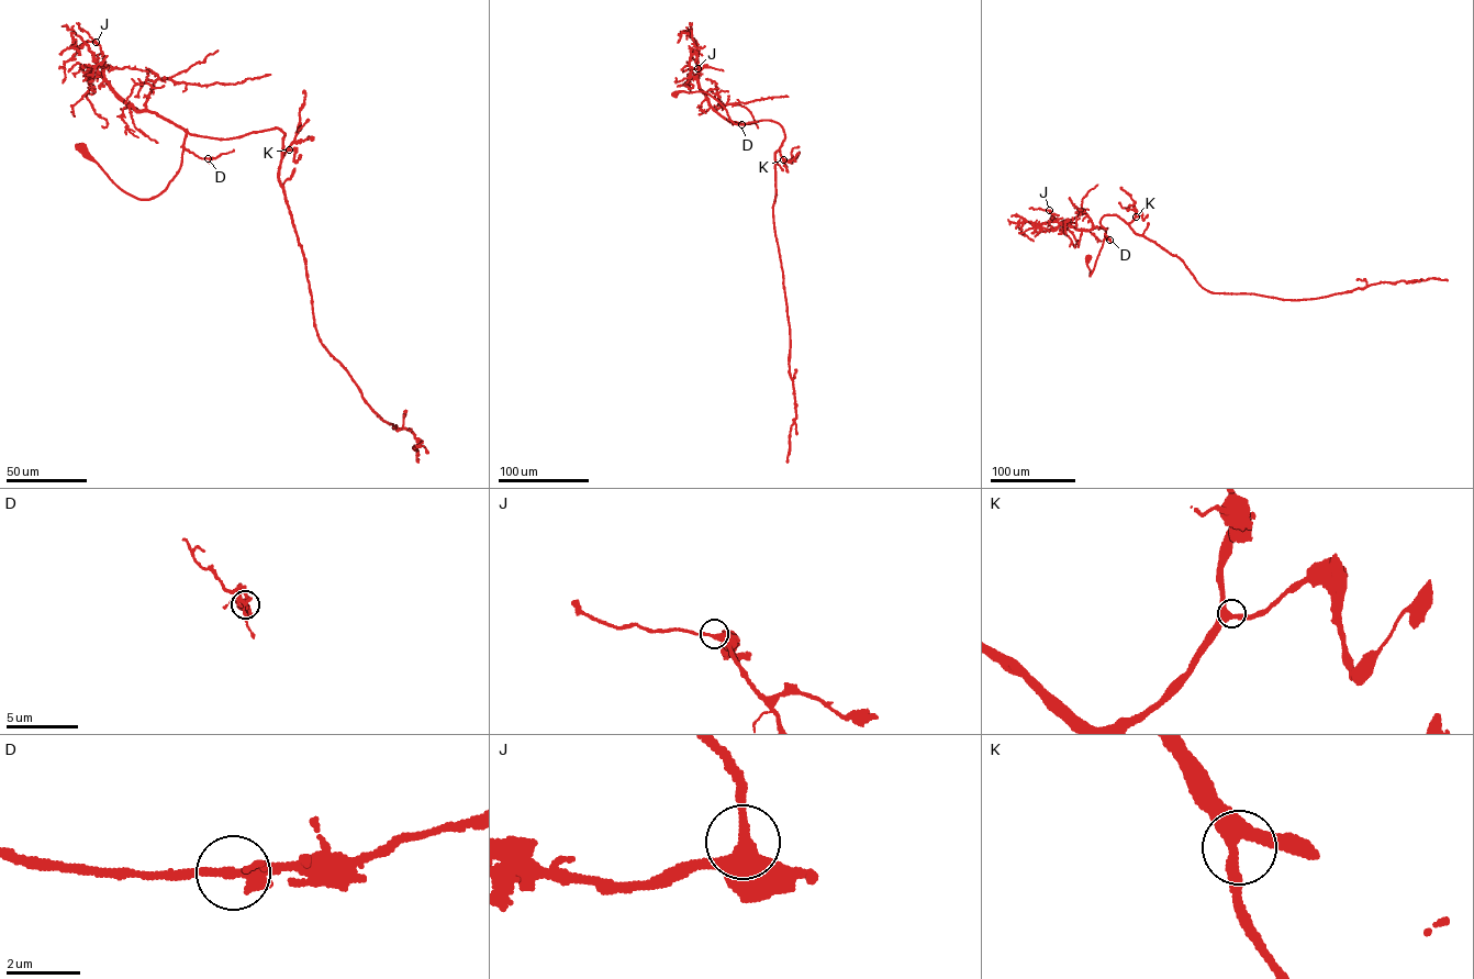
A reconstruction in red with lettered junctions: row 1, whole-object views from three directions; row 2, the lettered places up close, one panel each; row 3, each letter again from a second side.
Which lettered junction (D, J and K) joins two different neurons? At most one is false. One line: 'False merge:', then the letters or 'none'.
False merge: none

